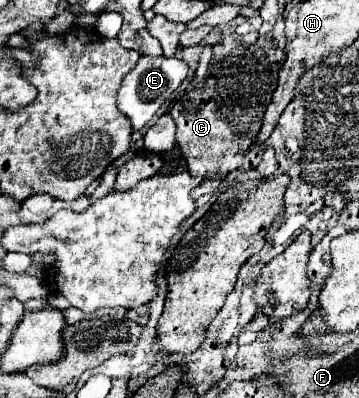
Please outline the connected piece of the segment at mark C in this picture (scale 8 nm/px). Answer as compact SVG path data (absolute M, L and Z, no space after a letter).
M229 34L213 46L205 86L187 92L169 108L169 114L177 126L175 144L179 146L193 178L225 178L243 164L245 154L249 152L263 124L263 116L275 92L283 62L285 52L269 34Z

